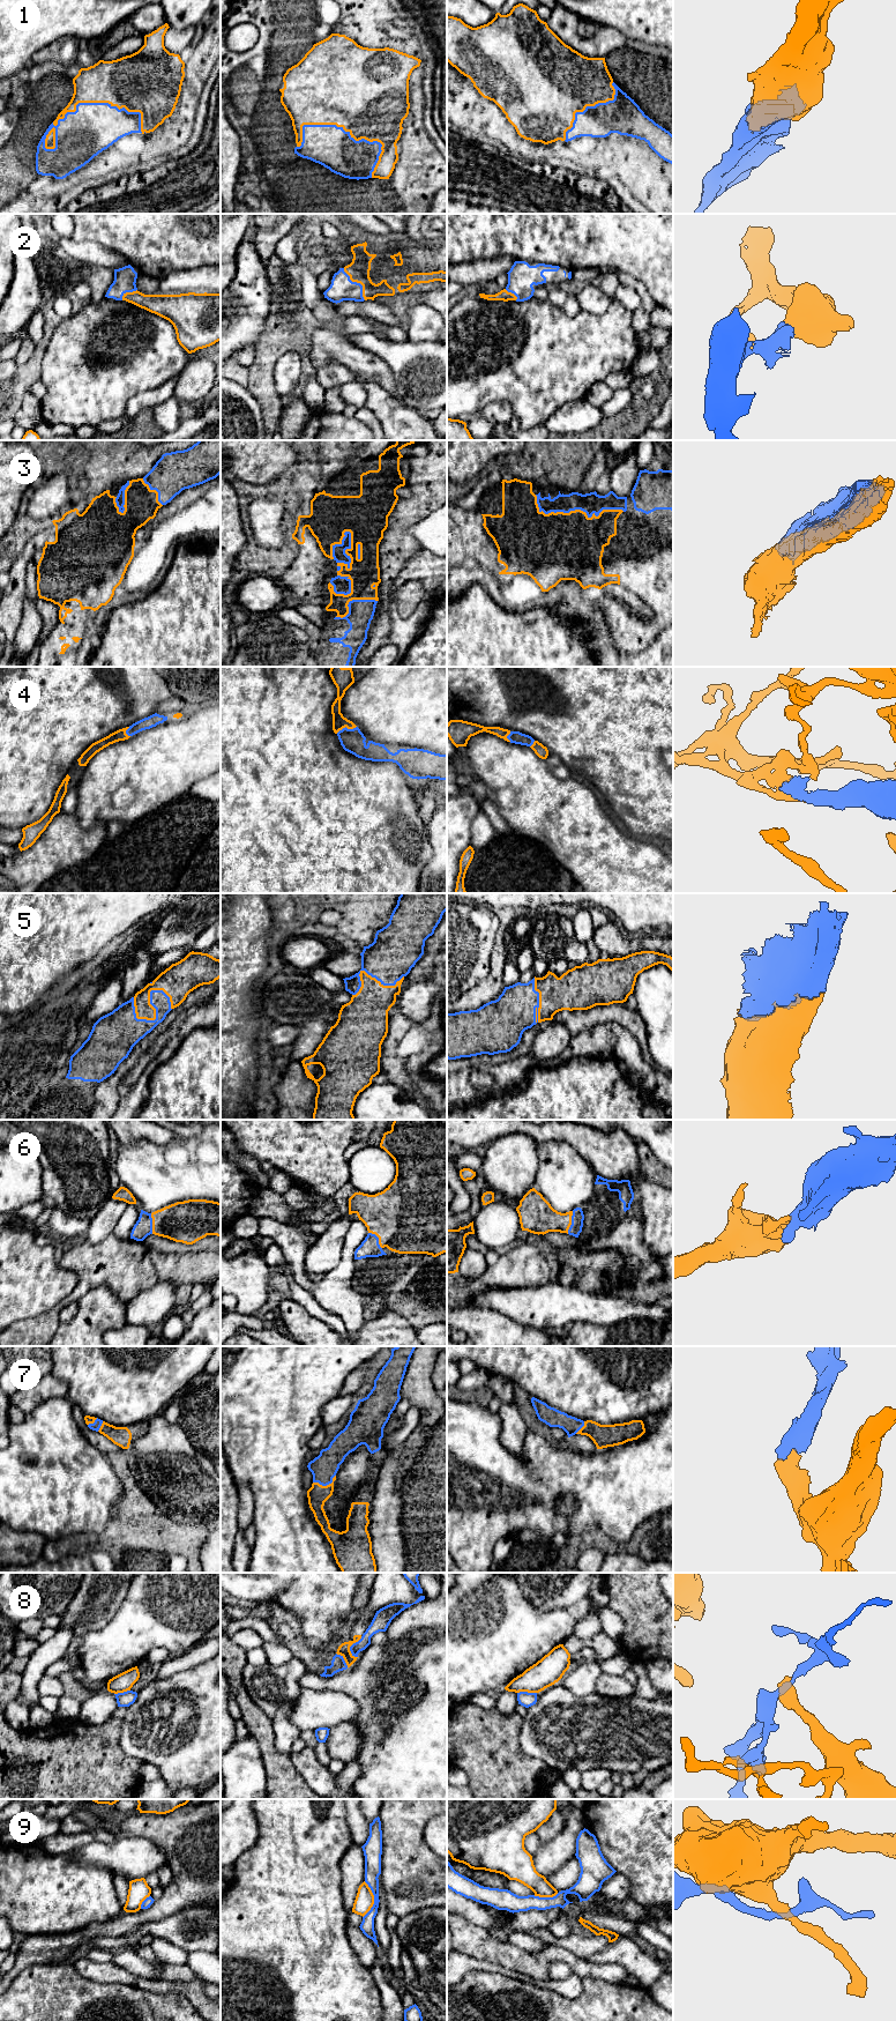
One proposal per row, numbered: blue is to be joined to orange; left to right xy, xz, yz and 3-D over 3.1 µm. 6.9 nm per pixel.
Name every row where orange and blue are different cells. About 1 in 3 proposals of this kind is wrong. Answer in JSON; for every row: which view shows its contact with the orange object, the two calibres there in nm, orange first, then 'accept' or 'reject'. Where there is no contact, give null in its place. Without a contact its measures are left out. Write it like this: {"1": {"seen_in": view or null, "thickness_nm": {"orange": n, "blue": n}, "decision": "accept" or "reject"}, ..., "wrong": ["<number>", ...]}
{"1": {"seen_in": "xy", "thickness_nm": {"orange": 340, "blue": 340}, "decision": "accept"}, "2": {"seen_in": "xz", "thickness_nm": {"orange": 150, "blue": 170}, "decision": "accept"}, "3": {"seen_in": "yz", "thickness_nm": {"orange": 460, "blue": 150}, "decision": "accept"}, "4": {"seen_in": "xz", "thickness_nm": {"orange": 100, "blue": 160}, "decision": "reject"}, "5": {"seen_in": "xy", "thickness_nm": {"orange": 240, "blue": 240}, "decision": "accept"}, "6": {"seen_in": "yz", "thickness_nm": {"orange": 240, "blue": 90}, "decision": "accept"}, "7": {"seen_in": "xz", "thickness_nm": {"orange": 140, "blue": 190}, "decision": "accept"}, "8": {"seen_in": "xz", "thickness_nm": {"orange": 80, "blue": 100}, "decision": "reject"}, "9": {"seen_in": "xz", "thickness_nm": {"orange": 130, "blue": 110}, "decision": "reject"}, "wrong": ["4", "8", "9"]}

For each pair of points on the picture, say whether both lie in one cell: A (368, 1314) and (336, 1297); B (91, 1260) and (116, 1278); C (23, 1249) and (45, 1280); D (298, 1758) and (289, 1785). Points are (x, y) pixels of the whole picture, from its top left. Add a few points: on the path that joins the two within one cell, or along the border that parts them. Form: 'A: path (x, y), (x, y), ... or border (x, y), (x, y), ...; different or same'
A: border (363, 1297), (364, 1320); different
B: path (98, 1262), (105, 1263), (113, 1271); same
C: path (23, 1257), (37, 1272); same
D: border (290, 1753), (293, 1767), (310, 1787); different

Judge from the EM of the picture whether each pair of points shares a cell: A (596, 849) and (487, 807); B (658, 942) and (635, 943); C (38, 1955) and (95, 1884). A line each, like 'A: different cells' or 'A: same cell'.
A: different cells
B: same cell
C: different cells

